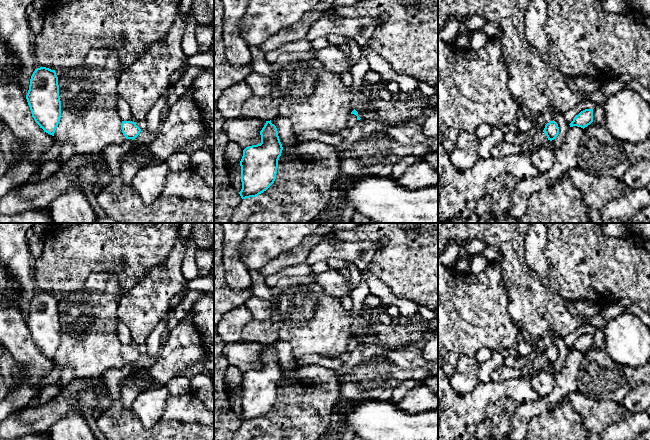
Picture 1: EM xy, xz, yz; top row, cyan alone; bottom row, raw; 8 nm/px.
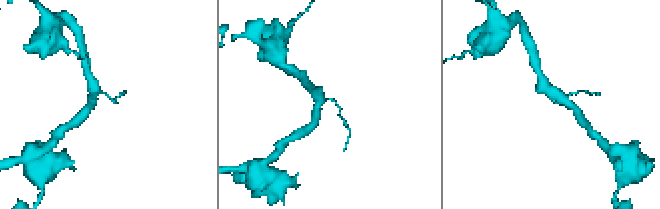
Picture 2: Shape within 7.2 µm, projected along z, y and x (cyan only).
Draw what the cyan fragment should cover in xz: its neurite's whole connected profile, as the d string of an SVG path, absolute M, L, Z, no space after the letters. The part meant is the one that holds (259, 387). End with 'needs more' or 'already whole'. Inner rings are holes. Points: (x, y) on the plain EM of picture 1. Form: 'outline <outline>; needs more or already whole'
outline M266 345L260 355L261 367L246 371L240 385L242 423L256 421L266 415L275 405L278 384L283 371L277 352Z; already whole

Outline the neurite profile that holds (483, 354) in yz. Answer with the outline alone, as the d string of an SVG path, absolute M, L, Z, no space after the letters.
M480 348L475 356L475 359L479 363L483 363L485 361L488 361L492 357L492 351L489 350L488 348Z

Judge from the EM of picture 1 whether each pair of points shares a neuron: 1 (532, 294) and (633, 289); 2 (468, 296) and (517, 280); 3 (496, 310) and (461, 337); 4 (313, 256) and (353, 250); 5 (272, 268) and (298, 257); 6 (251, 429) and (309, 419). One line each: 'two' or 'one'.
1: two
2: two
3: one
4: one
5: one
6: one

